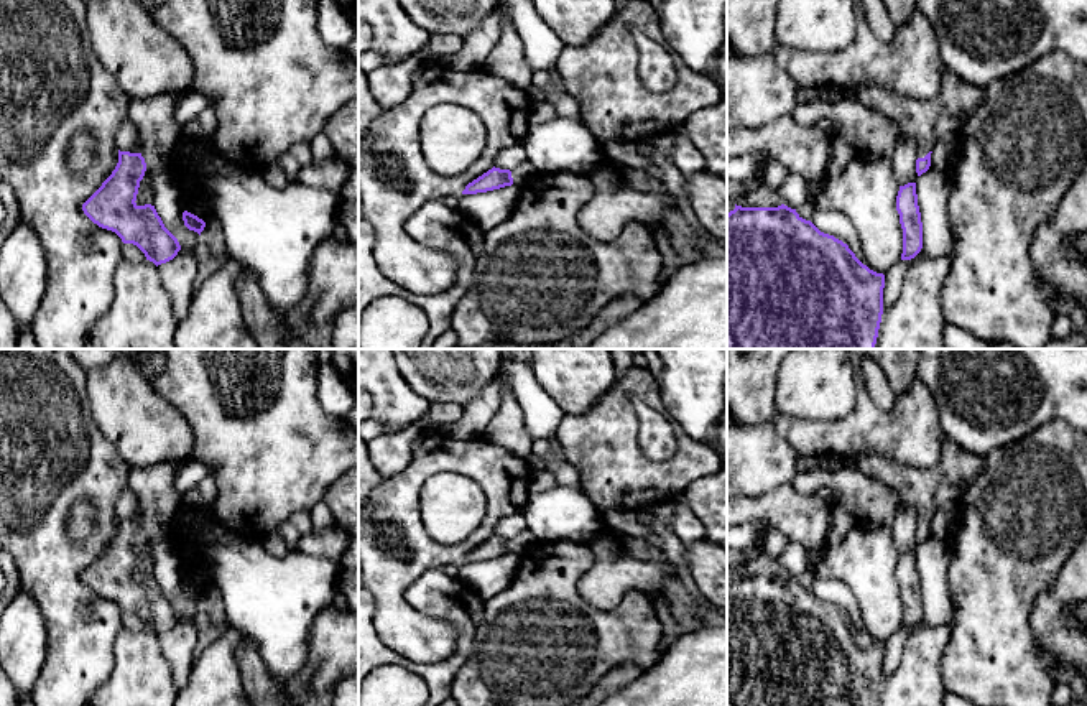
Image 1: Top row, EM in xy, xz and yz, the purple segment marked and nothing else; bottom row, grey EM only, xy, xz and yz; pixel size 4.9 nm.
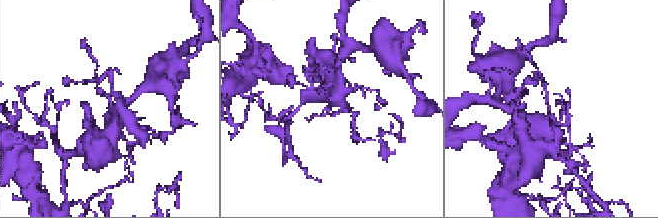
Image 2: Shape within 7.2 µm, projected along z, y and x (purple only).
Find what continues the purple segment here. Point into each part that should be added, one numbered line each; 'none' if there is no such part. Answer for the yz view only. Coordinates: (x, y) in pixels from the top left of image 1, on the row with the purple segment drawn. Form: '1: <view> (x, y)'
1: yz (925, 120)

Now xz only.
1: xz (522, 175)

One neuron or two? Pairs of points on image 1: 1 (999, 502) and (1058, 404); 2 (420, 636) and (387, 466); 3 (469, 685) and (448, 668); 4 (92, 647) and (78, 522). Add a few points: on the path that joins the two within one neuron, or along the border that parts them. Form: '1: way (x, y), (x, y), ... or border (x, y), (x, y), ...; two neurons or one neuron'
1: border (1069, 423), (1063, 420), (1043, 422), (1013, 443); two neurons
2: border (413, 446), (410, 463), (400, 473), (383, 479); two neurons
3: border (474, 640), (474, 649), (454, 677), (451, 688); two neurons
4: border (89, 502), (94, 510), (94, 529), (73, 542); two neurons

